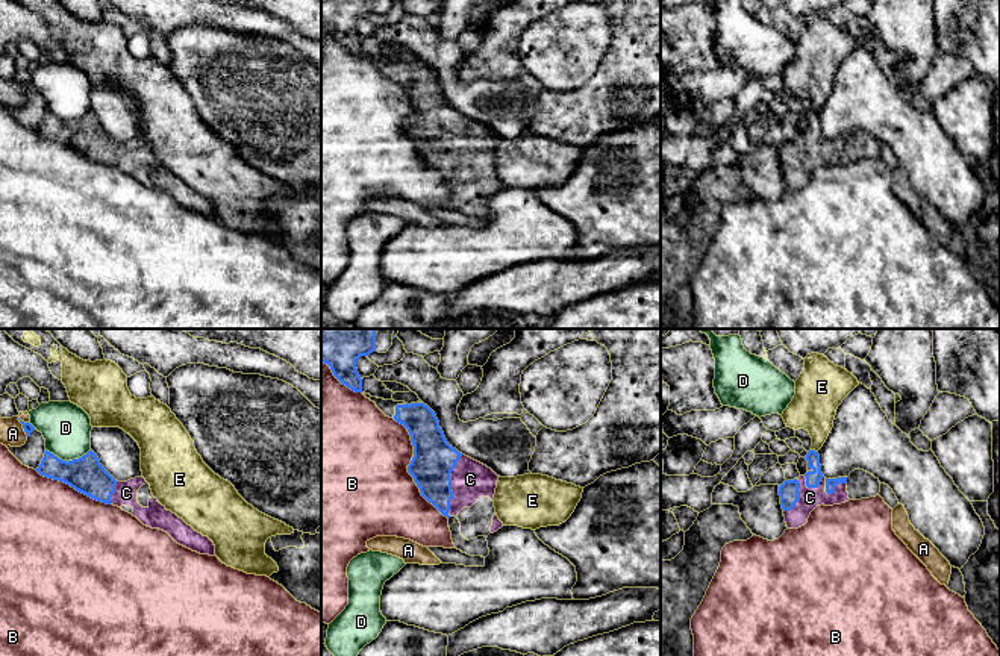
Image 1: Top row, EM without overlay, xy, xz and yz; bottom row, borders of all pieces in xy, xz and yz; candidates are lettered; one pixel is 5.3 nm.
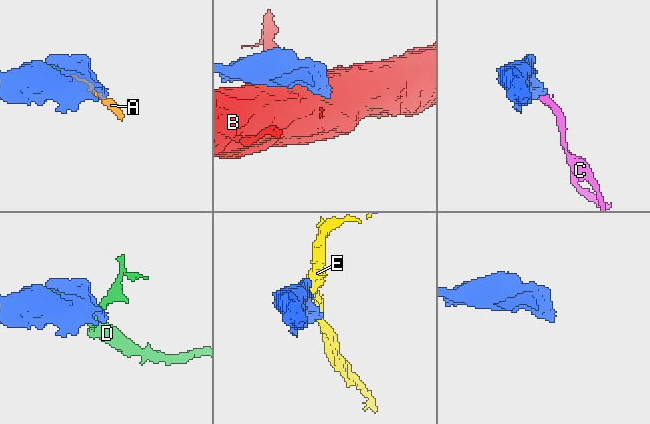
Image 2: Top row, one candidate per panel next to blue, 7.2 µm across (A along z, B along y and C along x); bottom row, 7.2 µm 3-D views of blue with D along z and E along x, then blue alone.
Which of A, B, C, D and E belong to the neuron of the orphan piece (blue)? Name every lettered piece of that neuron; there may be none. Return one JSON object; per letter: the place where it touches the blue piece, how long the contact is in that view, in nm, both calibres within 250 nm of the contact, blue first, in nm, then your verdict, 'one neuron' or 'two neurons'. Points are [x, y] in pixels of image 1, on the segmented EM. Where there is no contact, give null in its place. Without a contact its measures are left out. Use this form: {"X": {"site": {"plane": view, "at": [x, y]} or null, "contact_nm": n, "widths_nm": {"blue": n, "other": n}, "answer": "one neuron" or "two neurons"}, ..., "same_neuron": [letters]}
{"A": {"site": {"plane": "xy", "at": [23, 426]}, "contact_nm": 120, "widths_nm": {"blue": 50, "other": 130}, "answer": "two neurons"}, "B": {"site": {"plane": "xz", "at": [408, 468]}, "contact_nm": 600, "widths_nm": {"blue": 220, "other": 500}, "answer": "two neurons"}, "C": {"site": {"plane": "yz", "at": [826, 482]}, "contact_nm": 240, "widths_nm": {"blue": 60, "other": 110}, "answer": "one neuron"}, "D": {"site": {"plane": "xy", "at": [68, 461]}, "contact_nm": 240, "widths_nm": {"blue": 190, "other": 260}, "answer": "two neurons"}, "E": {"site": {"plane": "yz", "at": [814, 450]}, "contact_nm": 40, "widths_nm": {"blue": 80, "other": 240}, "answer": "two neurons"}, "same_neuron": ["C"]}

